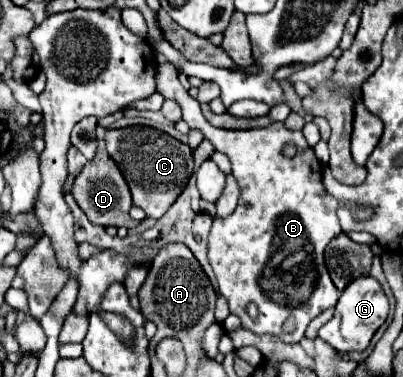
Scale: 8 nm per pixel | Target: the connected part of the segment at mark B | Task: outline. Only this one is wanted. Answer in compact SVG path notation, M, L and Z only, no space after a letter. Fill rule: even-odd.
M172 63L158 65L156 69L156 87L158 93L162 93L164 99L172 99L182 109L182 119L188 123L190 129L202 131L204 139L208 139L216 151L224 153L232 163L232 175L238 181L240 187L240 199L236 209L226 217L214 217L210 237L208 237L208 259L214 269L214 275L218 279L220 295L226 297L230 305L230 313L238 315L242 321L242 327L256 333L256 335L276 335L284 343L298 343L308 327L308 323L318 317L322 311L336 305L340 293L334 287L326 263L324 263L324 247L332 237L342 233L336 209L338 199L328 195L328 191L322 185L322 163L314 155L312 147L306 143L302 131L290 131L284 127L284 123L270 123L264 129L248 129L248 131L228 131L212 127L194 97L188 95L188 91L180 85L178 73ZM292 143L296 145L296 155L286 157L284 147ZM256 303L258 307L258 321L252 321L246 315L246 305ZM288 317L296 317L296 331L284 333L282 323Z

